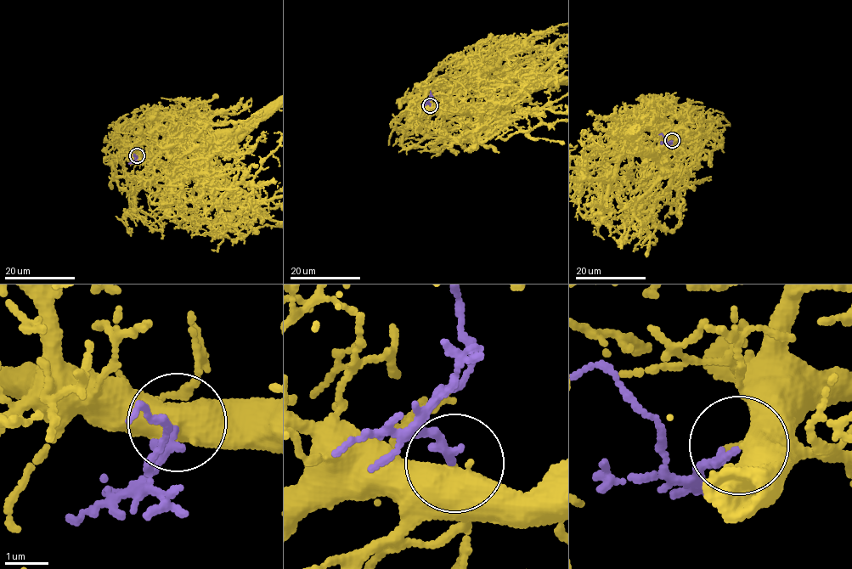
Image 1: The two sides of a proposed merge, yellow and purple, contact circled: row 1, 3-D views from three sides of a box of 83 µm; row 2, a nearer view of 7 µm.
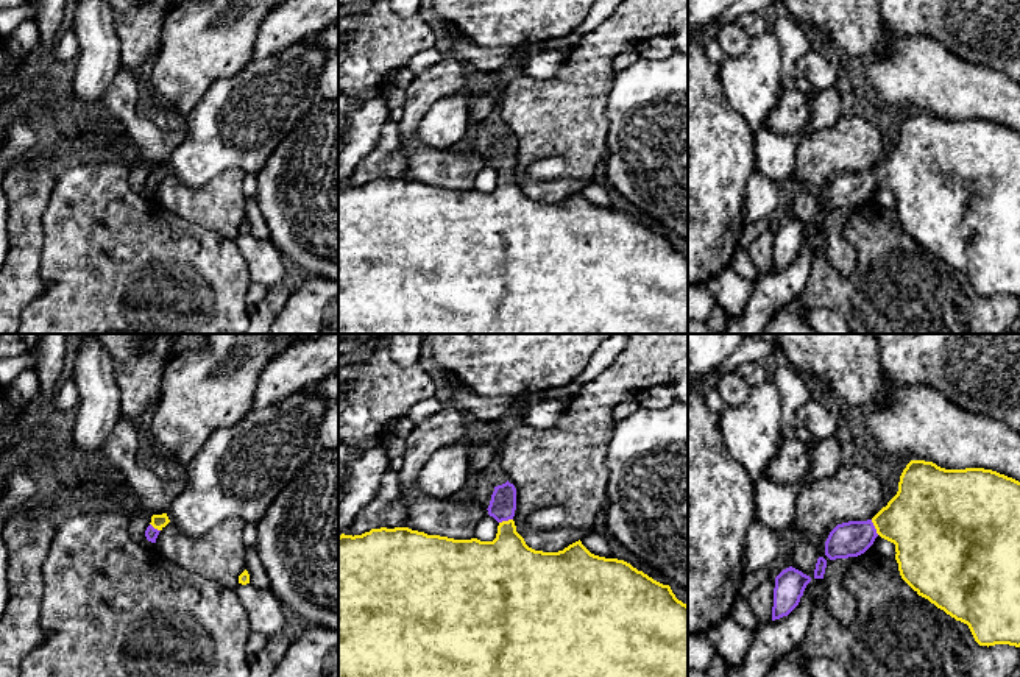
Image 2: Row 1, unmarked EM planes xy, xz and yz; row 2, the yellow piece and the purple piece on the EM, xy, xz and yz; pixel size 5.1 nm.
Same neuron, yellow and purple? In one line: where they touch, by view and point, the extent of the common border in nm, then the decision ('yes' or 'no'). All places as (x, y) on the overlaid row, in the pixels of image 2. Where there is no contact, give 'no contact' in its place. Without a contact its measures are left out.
contact yz (875, 528); length 90 nm; yes

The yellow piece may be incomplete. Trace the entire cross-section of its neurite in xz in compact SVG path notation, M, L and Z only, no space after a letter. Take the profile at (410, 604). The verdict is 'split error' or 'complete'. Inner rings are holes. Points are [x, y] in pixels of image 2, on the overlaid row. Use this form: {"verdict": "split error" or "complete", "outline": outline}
{"verdict": "split error", "outline": "M508 480L494 487L488 515L499 526L493 541L454 540L409 527L371 529L338 537L338 677L688 677L688 605L630 563L591 554L582 541L558 552L529 548L516 532L516 488Z"}

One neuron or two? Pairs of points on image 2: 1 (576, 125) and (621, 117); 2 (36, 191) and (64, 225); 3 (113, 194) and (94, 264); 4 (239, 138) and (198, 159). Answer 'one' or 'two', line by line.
1: two
2: two
3: one
4: one

